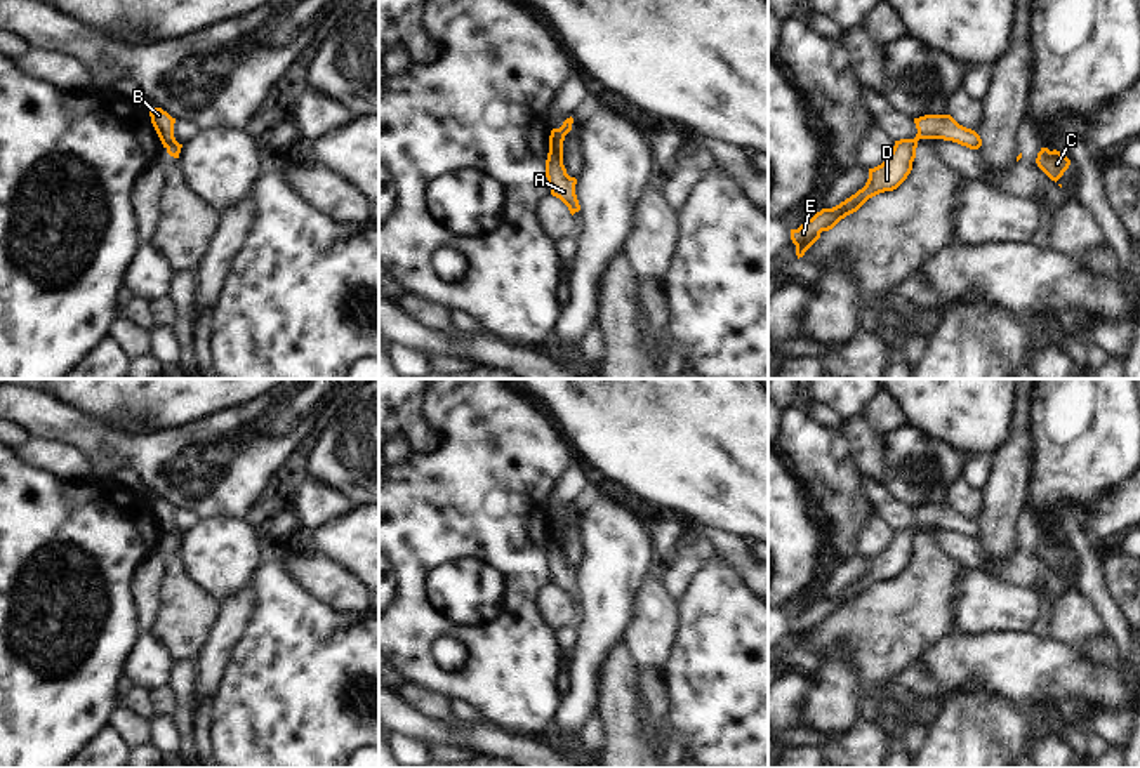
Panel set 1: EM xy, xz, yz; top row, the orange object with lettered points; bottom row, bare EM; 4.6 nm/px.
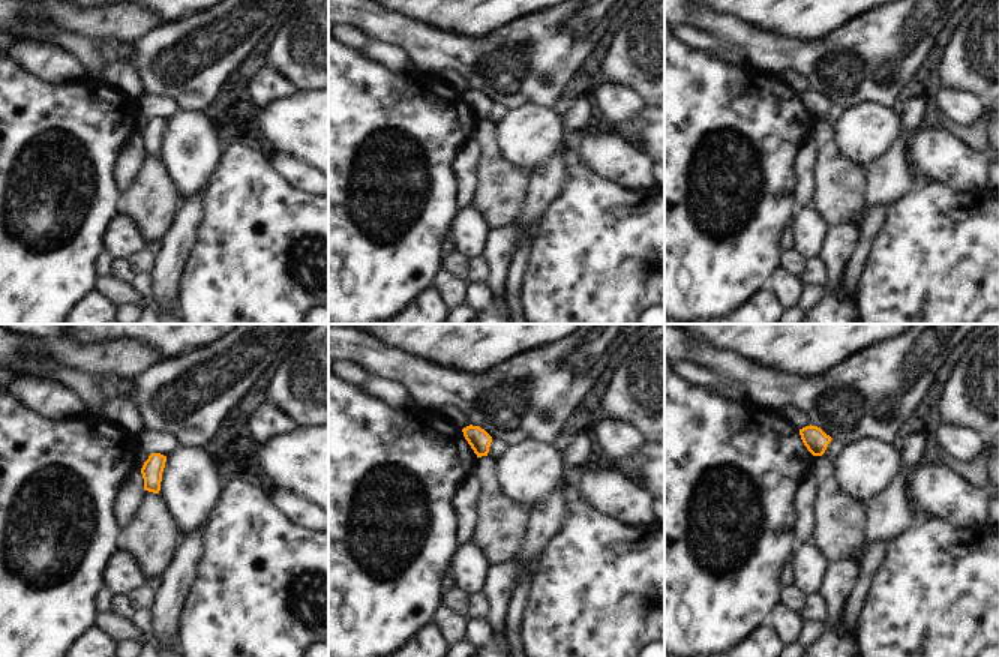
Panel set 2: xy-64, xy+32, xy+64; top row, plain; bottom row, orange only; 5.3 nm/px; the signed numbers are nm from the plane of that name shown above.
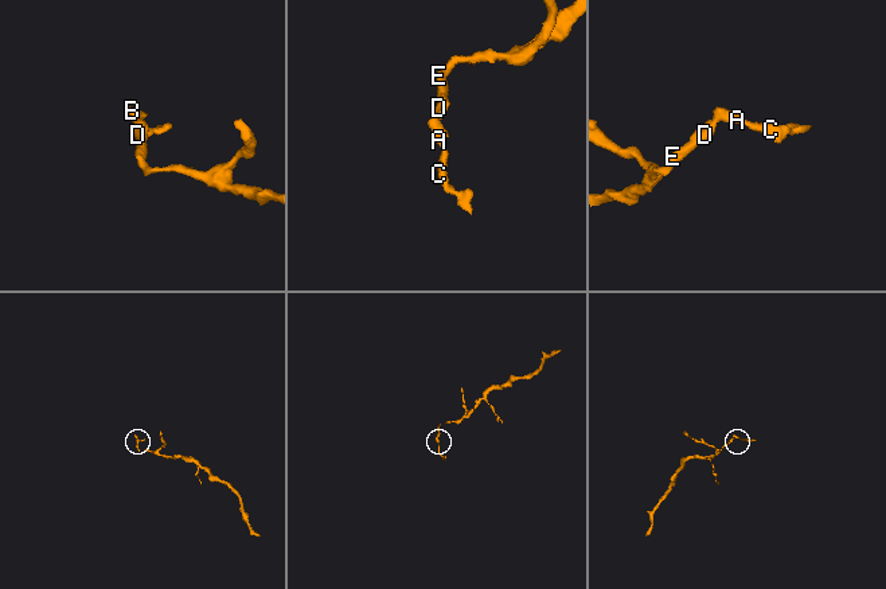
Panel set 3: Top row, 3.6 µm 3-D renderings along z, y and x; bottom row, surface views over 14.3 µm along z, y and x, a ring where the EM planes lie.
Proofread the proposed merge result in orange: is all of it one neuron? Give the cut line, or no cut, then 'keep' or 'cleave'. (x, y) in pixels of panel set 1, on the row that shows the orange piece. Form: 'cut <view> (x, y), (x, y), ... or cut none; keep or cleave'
cut none; keep

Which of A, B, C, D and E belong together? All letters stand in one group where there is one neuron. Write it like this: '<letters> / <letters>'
A B C D E

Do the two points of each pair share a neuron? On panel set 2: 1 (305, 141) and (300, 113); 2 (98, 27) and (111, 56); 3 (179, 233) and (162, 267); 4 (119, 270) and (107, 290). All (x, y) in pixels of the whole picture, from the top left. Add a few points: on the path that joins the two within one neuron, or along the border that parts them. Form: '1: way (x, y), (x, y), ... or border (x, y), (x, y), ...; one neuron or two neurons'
1: way (305, 134), (305, 120); one neuron
2: border (95, 41), (120, 39), (132, 45); two neurons
3: way (177, 242), (171, 258); one neuron
4: border (111, 275), (129, 284); two neurons

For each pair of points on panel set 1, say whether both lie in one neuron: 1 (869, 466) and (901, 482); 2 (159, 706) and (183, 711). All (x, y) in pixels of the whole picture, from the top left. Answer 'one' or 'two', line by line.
1: two
2: two

